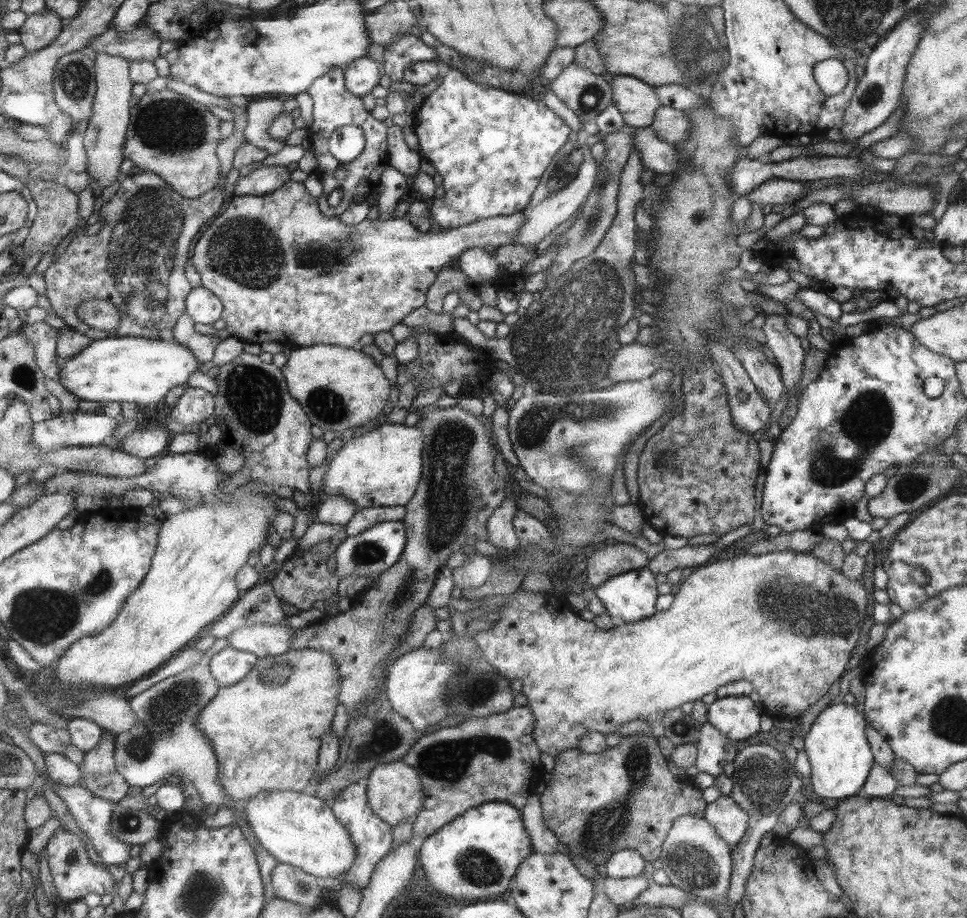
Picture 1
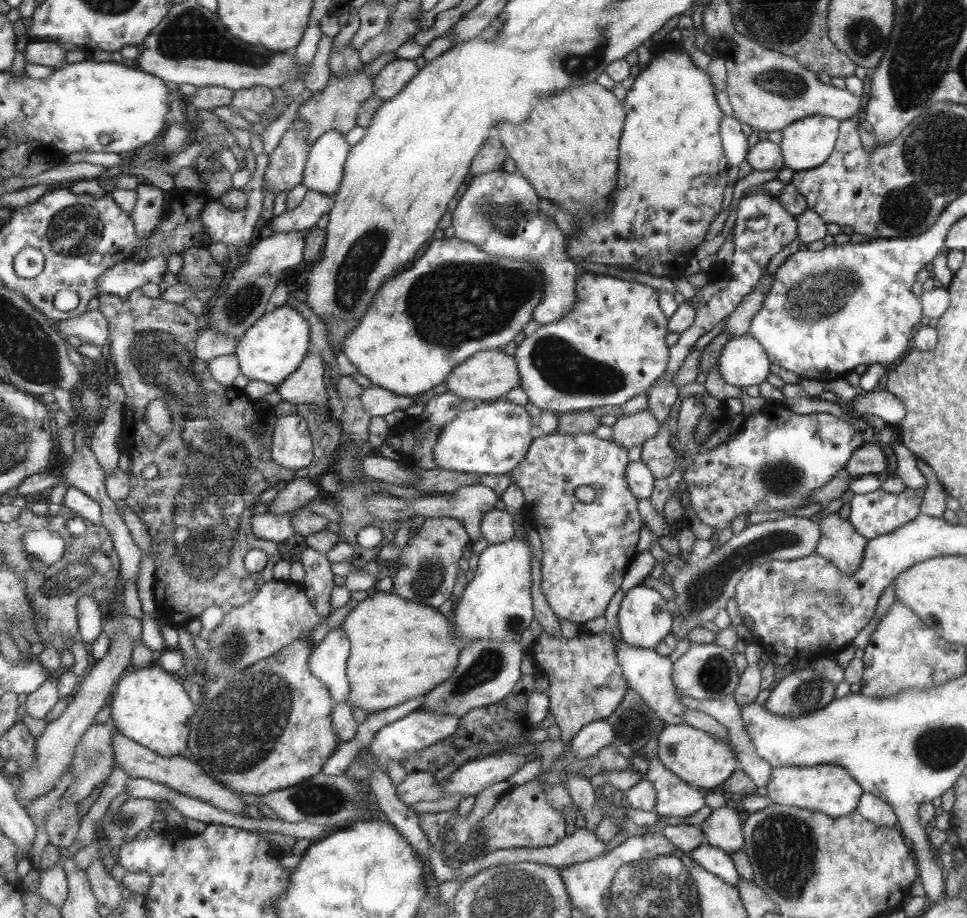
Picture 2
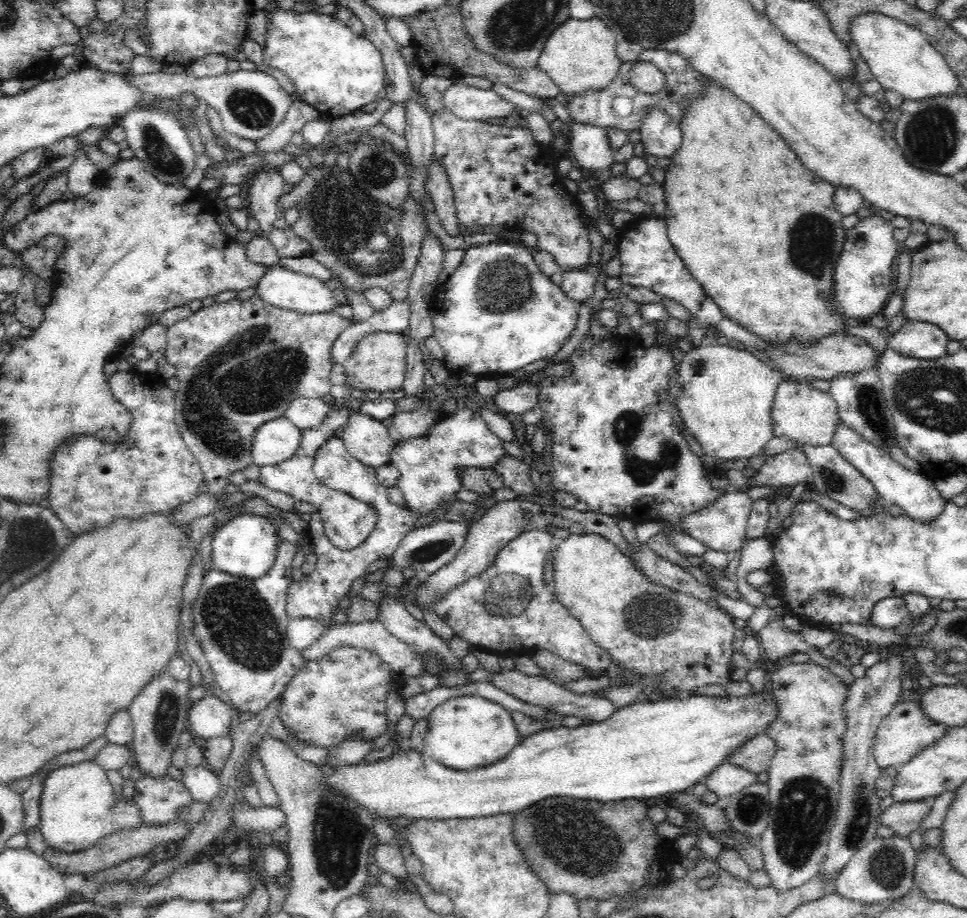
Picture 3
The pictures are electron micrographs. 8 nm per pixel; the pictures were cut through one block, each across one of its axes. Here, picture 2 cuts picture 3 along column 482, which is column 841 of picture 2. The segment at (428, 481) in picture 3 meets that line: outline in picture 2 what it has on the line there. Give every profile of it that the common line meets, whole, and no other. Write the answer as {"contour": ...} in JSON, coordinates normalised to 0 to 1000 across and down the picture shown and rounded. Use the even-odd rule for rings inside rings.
{"contour":[[[715,431],[714,434],[707,436],[707,438],[704,440],[704,446],[702,447],[701,474],[699,474],[699,476],[697,476],[697,480],[695,480],[695,488],[697,488],[697,490],[701,491],[704,495],[705,500],[703,500],[703,503],[705,503],[705,505],[709,509],[706,517],[706,523],[704,525],[707,525],[707,527],[709,527],[709,533],[711,532],[710,535],[714,539],[714,547],[716,549],[716,553],[718,553],[720,562],[724,564],[724,566],[726,566],[728,571],[732,571],[732,573],[737,576],[738,581],[743,582],[749,575],[751,575],[753,571],[755,574],[757,566],[761,564],[761,562],[765,560],[771,560],[774,564],[774,562],[778,558],[788,558],[788,554],[784,552],[784,548],[786,546],[789,546],[793,549],[793,551],[796,551],[797,556],[809,556],[813,552],[820,552],[821,550],[830,551],[831,548],[835,549],[837,542],[840,541],[842,535],[848,533],[849,529],[852,529],[860,524],[861,521],[865,520],[866,516],[874,510],[879,501],[879,498],[881,498],[887,489],[890,489],[891,486],[893,486],[893,479],[891,476],[892,469],[887,468],[887,466],[881,465],[881,463],[879,463],[879,461],[876,461],[876,459],[873,459],[873,456],[860,453],[859,450],[838,450],[835,452],[830,452],[821,450],[821,448],[811,448],[807,451],[793,453],[788,450],[772,453],[770,455],[766,469],[763,471],[761,475],[759,475],[754,480],[751,479],[751,481],[747,481],[747,484],[740,486],[736,490],[727,491],[726,487],[728,485],[728,481],[727,478],[724,476],[724,465],[729,456],[729,448],[730,435],[726,435],[724,431]]]}

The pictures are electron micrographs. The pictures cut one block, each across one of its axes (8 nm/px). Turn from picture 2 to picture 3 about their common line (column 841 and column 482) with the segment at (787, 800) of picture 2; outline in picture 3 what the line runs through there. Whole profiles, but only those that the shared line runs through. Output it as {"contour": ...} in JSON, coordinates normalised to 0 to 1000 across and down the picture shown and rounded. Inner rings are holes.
{"contour":[[[777,754],[771,758],[740,758],[740,760],[711,760],[711,763],[683,763],[668,764],[666,766],[649,766],[647,769],[637,772],[628,783],[623,786],[612,788],[609,790],[600,790],[596,793],[587,793],[580,790],[578,793],[562,794],[555,798],[542,803],[540,808],[534,809],[534,813],[526,817],[526,820],[515,830],[509,831],[507,834],[496,836],[490,839],[469,839],[467,836],[459,834],[440,819],[420,818],[414,820],[414,824],[405,824],[399,828],[391,828],[391,830],[374,830],[366,831],[366,834],[350,834],[350,837],[341,837],[335,834],[333,837],[333,844],[335,844],[336,856],[341,857],[343,862],[362,869],[362,873],[368,875],[368,879],[376,879],[381,887],[391,889],[399,895],[407,893],[407,891],[434,891],[446,892],[447,894],[453,893],[466,893],[466,892],[488,892],[505,889],[512,889],[517,887],[536,887],[538,883],[543,882],[545,879],[552,877],[554,874],[563,873],[572,868],[588,868],[599,870],[600,873],[617,873],[623,875],[647,873],[649,870],[664,870],[664,869],[679,869],[688,865],[699,865],[715,861],[720,854],[723,854],[732,846],[736,840],[751,828],[754,824],[762,818],[774,805],[783,803],[789,800],[789,795],[802,782],[802,769],[799,765],[799,759],[796,755]]]}

